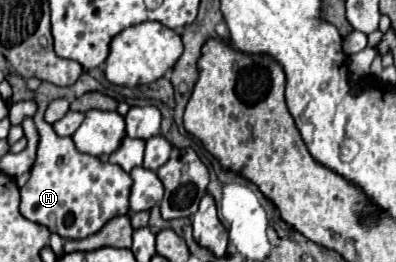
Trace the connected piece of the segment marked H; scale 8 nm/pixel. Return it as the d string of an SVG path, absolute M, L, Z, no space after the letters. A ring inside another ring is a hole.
M36 100L36 106L38 110L34 114L34 124L38 128L40 142L30 180L20 188L20 214L30 222L46 226L60 238L88 238L90 234L102 230L102 226L112 218L130 212L128 196L132 178L116 164L102 162L96 156L78 152L72 138L58 136L44 120L42 110L48 108L48 102Z

